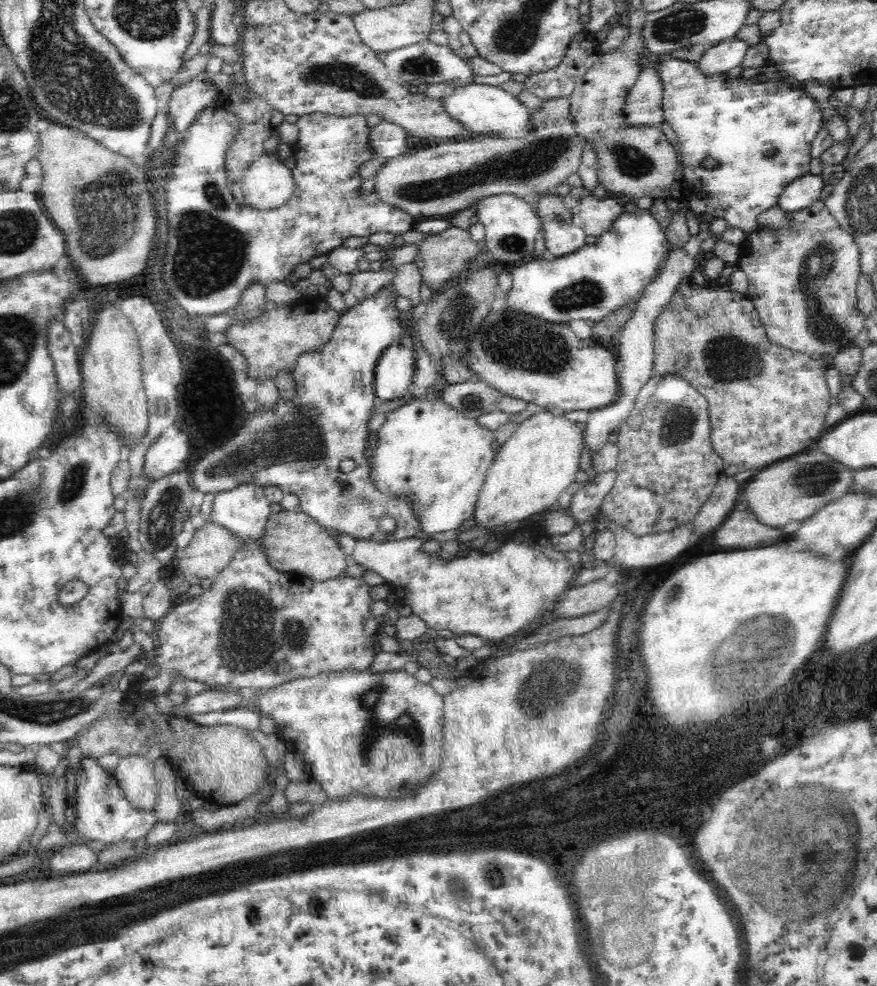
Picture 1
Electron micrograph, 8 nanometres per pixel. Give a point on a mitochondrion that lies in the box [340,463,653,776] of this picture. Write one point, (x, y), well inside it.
(550, 686)

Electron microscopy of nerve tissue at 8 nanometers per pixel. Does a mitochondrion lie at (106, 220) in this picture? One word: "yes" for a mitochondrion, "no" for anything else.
yes

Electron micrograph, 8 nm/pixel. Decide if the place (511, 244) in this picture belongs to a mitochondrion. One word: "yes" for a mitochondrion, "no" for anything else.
yes

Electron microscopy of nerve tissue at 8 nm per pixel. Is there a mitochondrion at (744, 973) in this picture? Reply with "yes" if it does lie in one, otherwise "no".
no

